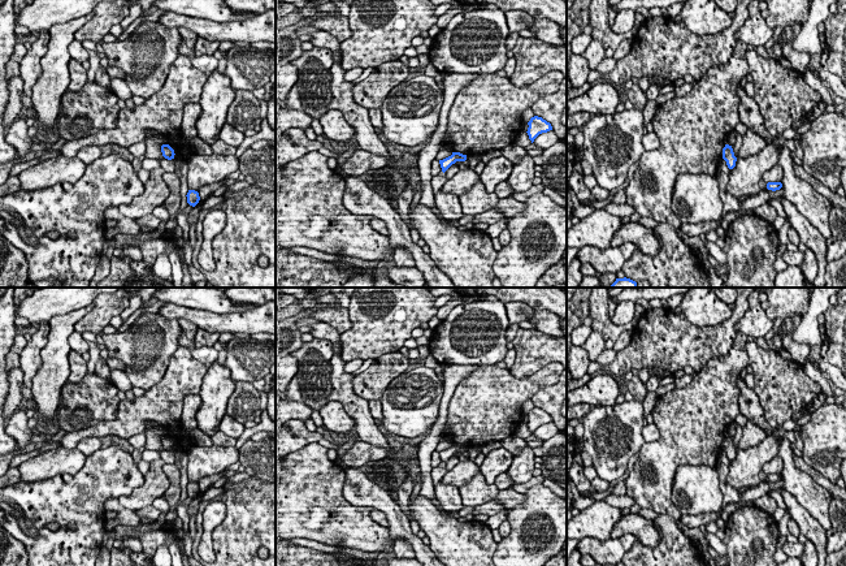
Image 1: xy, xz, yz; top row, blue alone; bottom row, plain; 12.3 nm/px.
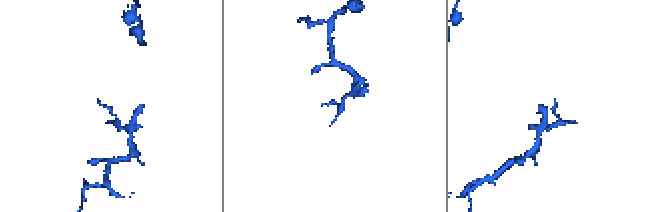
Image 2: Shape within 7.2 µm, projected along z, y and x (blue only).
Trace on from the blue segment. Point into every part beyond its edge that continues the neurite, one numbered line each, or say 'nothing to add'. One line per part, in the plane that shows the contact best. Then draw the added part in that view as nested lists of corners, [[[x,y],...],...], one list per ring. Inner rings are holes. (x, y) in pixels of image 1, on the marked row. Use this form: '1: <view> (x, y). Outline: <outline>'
nothing to add

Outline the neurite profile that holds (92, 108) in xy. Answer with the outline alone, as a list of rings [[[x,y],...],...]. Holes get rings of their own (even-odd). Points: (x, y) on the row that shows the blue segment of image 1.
[[[96,82],[86,83],[79,91],[68,88],[62,95],[64,117],[57,118],[58,134],[66,141],[75,141],[117,124],[118,98],[112,88]]]

